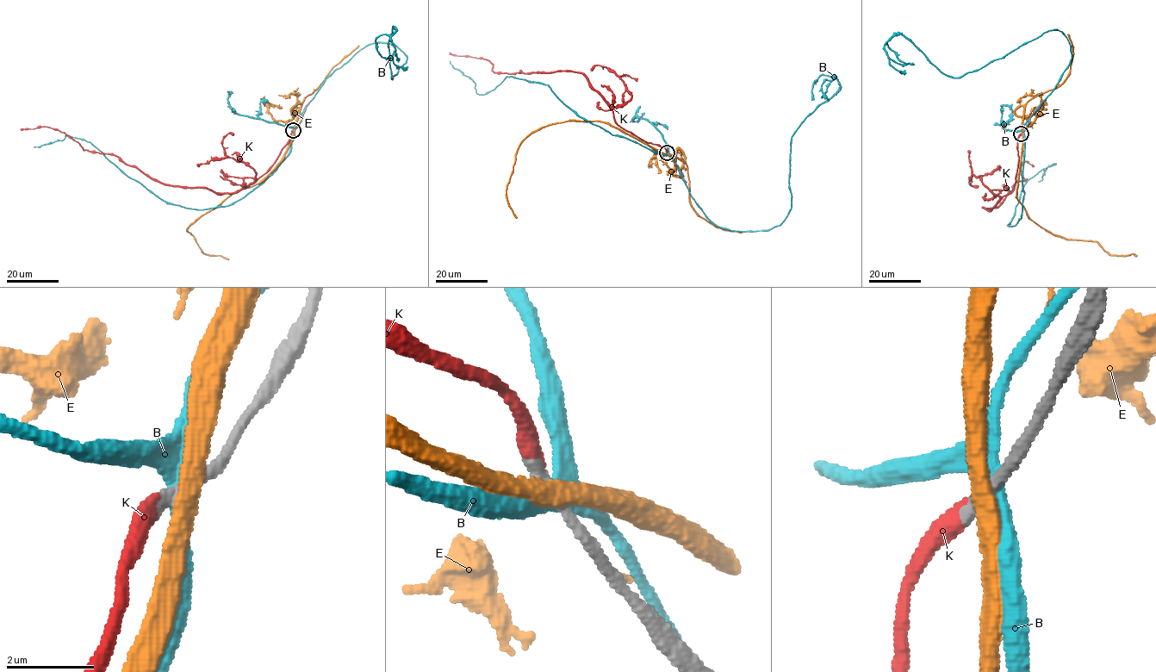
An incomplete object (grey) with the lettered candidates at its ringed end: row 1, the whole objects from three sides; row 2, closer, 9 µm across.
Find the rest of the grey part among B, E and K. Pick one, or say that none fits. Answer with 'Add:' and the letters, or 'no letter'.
Add: K

